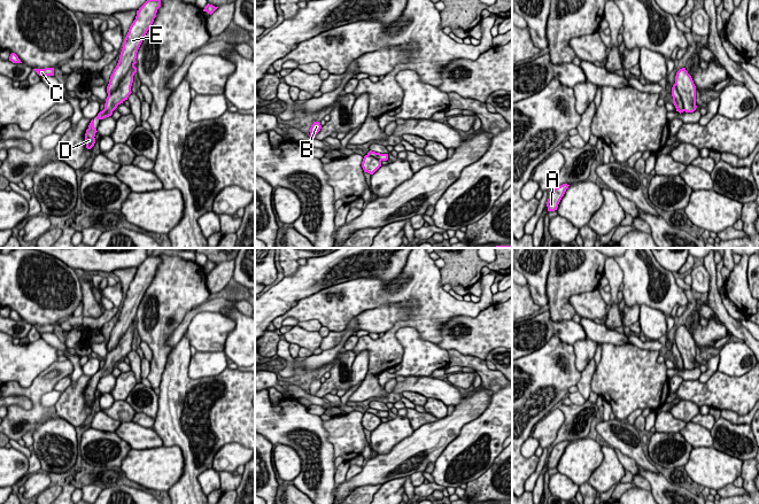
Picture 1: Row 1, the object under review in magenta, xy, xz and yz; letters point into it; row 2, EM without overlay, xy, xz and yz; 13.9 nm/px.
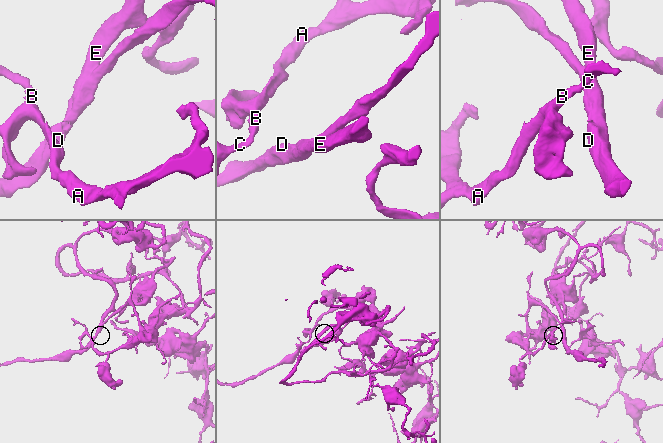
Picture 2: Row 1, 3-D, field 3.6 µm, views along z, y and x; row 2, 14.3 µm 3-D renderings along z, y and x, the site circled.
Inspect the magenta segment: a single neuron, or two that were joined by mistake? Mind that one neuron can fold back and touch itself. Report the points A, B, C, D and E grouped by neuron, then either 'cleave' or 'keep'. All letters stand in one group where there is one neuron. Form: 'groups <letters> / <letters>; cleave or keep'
groups A B C D E; keep

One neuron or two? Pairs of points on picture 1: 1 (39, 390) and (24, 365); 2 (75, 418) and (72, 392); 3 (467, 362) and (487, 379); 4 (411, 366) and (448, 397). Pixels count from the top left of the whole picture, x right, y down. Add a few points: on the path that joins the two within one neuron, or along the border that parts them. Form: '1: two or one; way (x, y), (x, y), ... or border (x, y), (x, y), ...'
1: two; border (54, 362), (26, 387), (12, 381)
2: one; way (75, 411), (72, 398)
3: one; way (473, 362), (485, 373)
4: two; border (430, 375), (404, 377)

